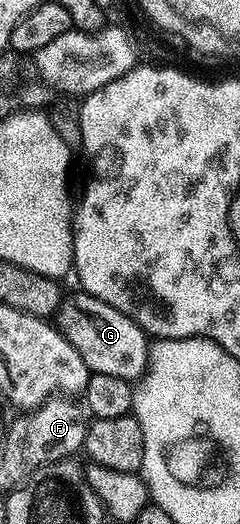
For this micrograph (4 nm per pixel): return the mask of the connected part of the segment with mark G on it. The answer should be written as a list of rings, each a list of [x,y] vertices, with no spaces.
[[[77,293],[77,295],[68,295],[60,300],[59,310],[54,315],[54,323],[60,334],[78,349],[82,361],[88,366],[91,374],[110,373],[110,377],[122,377],[129,381],[139,380],[144,374],[148,363],[148,349],[150,346],[149,336],[144,334],[144,330],[138,326],[126,313],[118,313],[106,301],[98,301],[98,297]]]

